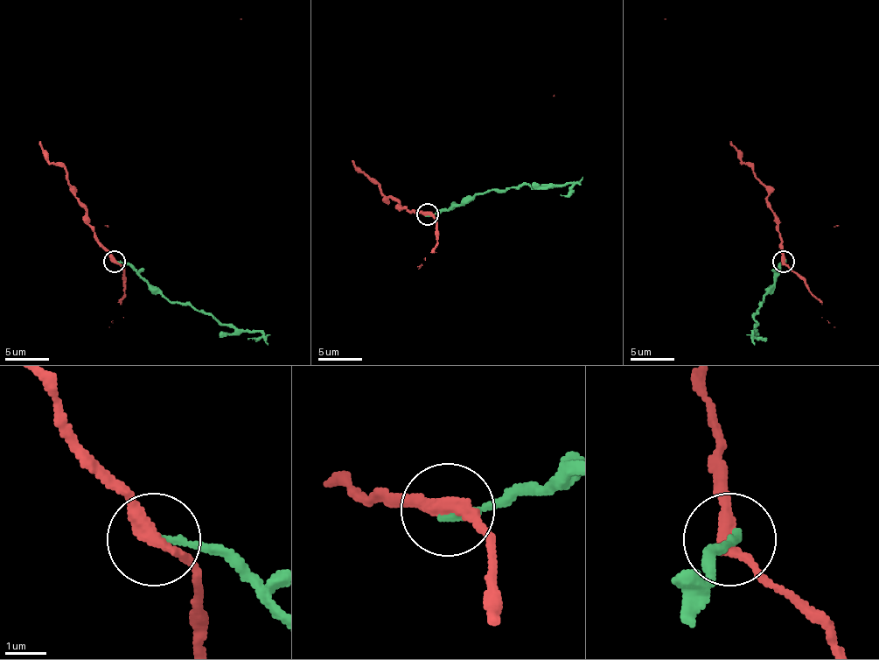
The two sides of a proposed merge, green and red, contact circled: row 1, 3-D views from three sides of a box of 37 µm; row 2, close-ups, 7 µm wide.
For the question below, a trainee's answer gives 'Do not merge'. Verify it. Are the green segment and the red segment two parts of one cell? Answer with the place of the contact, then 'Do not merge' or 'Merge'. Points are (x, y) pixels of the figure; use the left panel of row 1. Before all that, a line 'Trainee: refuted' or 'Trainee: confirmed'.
Trainee: confirmed
Place: (115, 262). Do not merge

